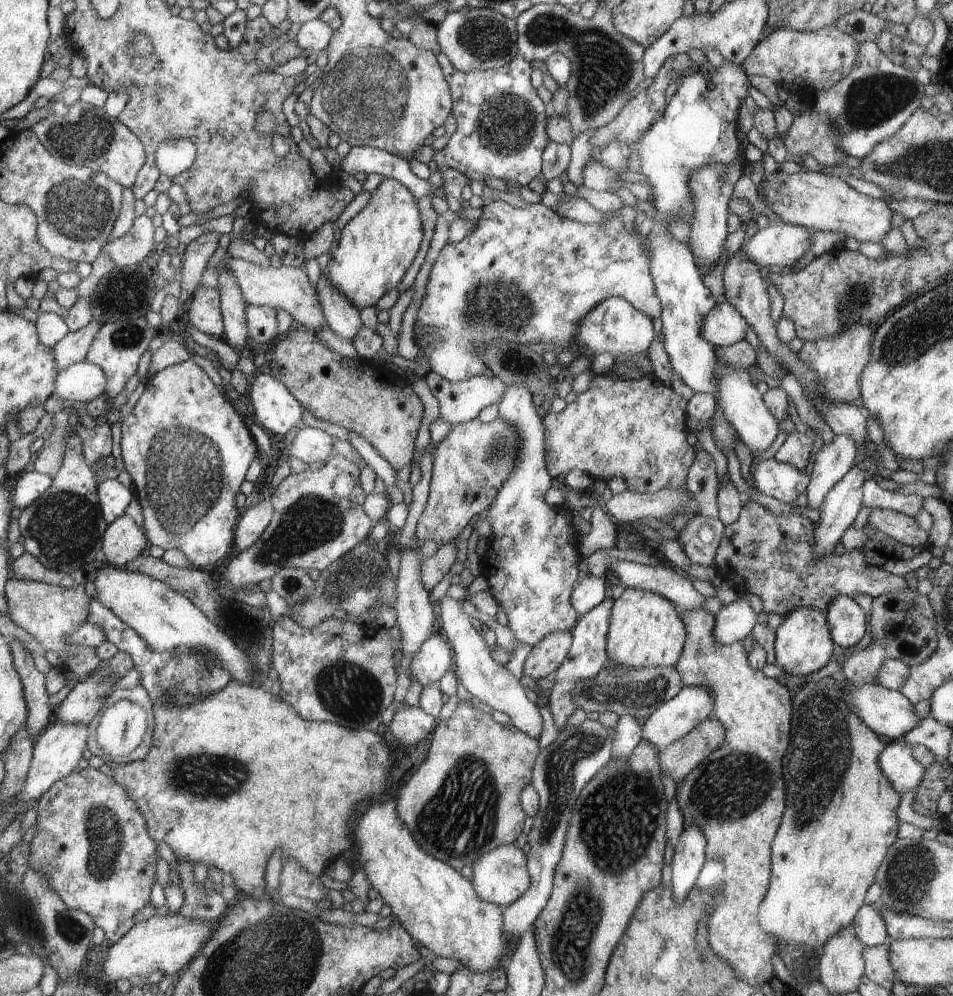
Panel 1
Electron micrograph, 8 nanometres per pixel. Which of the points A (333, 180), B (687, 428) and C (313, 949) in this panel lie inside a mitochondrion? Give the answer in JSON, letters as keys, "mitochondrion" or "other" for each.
{"A":"other","B":"other","C":"mitochondrion"}

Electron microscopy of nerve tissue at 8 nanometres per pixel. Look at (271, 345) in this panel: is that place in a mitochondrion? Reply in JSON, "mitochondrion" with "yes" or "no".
{"mitochondrion":"no"}

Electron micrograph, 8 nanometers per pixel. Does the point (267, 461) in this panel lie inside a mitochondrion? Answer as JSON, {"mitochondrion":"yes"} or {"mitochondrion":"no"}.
{"mitochondrion":"no"}

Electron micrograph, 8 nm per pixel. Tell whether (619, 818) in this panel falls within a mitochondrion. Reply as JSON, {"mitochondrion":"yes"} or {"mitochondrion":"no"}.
{"mitochondrion":"yes"}

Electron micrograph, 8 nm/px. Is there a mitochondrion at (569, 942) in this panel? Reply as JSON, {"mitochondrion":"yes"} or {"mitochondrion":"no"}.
{"mitochondrion":"yes"}

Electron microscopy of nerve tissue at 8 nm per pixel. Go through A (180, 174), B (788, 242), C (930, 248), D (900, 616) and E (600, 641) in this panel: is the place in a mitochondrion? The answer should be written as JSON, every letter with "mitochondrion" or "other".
{"A":"other","B":"other","C":"other","D":"mitochondrion","E":"other"}

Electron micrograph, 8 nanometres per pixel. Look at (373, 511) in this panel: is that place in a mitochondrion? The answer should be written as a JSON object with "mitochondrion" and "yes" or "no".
{"mitochondrion":"no"}

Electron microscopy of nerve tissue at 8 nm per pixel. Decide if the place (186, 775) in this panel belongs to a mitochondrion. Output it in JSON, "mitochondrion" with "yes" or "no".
{"mitochondrion":"yes"}

